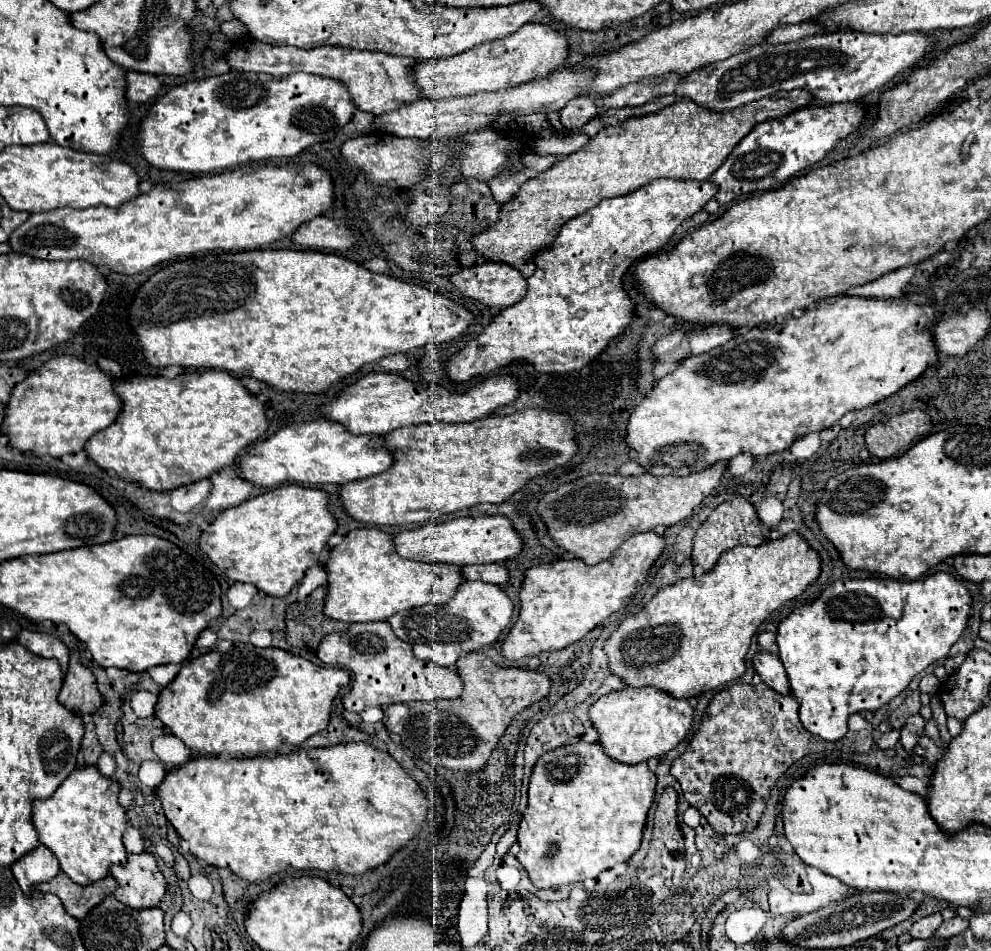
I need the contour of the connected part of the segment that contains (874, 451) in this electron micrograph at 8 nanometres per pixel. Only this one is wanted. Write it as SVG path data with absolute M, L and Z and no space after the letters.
M914 409L890 417L884 423L876 423L866 431L866 447L870 455L878 459L896 457L908 451L916 441L924 439L932 429L932 419L928 413Z

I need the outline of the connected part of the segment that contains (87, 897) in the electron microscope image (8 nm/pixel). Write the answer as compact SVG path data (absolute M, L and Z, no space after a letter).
M58 873L52 881L38 885L36 889L42 893L54 893L62 899L64 909L76 917L76 919L84 919L88 915L90 909L94 909L98 903L104 901L104 897L112 895L116 891L116 879L114 877L106 877L104 881L98 881L96 885L76 885L74 881L68 881L68 877L64 873Z

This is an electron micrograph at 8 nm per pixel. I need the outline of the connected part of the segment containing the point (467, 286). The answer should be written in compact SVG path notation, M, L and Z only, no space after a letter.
M482 261L450 275L450 283L464 295L490 309L506 309L524 297L526 279L506 263Z

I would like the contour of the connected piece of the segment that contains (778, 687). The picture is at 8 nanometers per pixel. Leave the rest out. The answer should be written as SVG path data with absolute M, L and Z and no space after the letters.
M756 653L752 657L754 671L760 675L760 679L772 687L780 695L788 695L788 677L784 673L784 665L780 665L780 659L772 653Z

